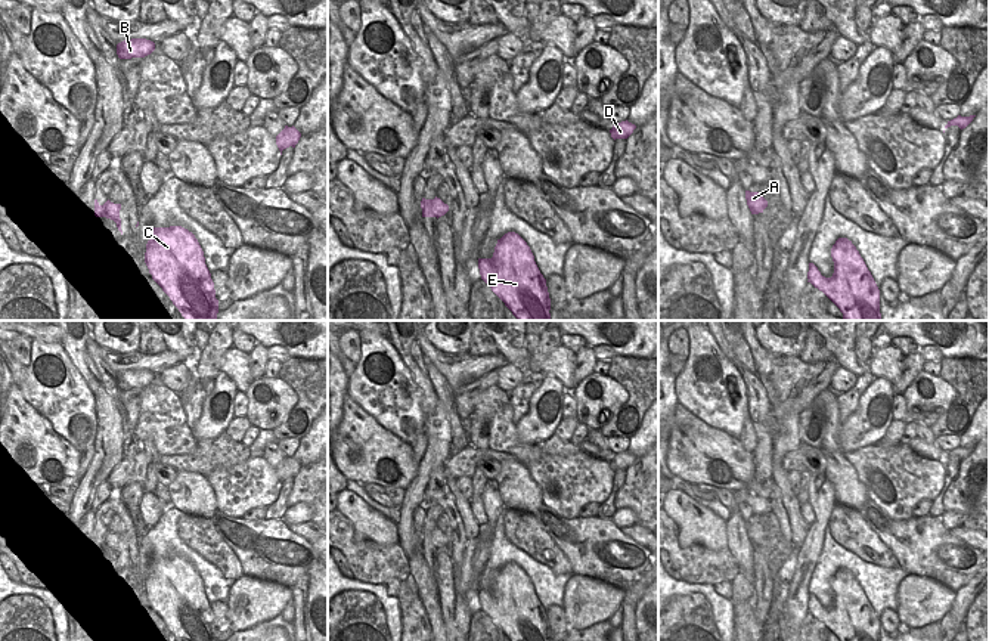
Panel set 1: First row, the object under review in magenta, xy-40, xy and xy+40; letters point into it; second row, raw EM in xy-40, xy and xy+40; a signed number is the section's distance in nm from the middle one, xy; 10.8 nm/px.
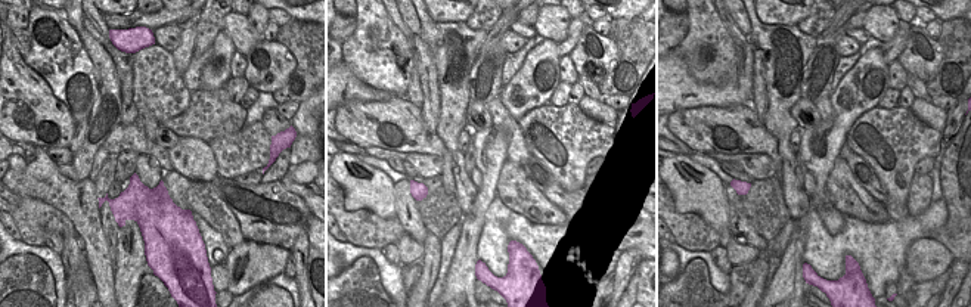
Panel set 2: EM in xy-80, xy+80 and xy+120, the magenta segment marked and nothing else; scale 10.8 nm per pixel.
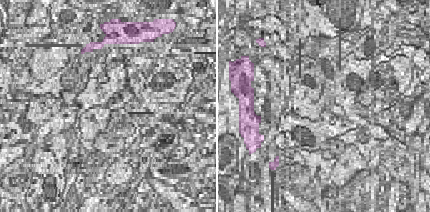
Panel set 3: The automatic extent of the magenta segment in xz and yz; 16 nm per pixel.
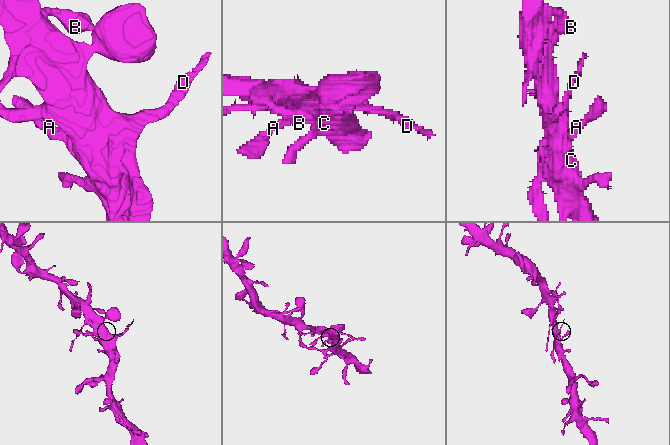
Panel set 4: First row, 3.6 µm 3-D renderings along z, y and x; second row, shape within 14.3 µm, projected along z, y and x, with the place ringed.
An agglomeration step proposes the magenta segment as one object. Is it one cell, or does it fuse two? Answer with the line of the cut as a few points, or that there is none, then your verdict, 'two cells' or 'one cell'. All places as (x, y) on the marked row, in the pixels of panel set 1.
no cut | one cell

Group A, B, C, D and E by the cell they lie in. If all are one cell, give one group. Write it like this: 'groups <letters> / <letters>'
groups A B C D E

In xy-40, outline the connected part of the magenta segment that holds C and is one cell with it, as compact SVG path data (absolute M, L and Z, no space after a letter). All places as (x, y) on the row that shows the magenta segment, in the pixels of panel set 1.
M182 226L154 227L145 263L185 320L217 320L214 282L192 232Z

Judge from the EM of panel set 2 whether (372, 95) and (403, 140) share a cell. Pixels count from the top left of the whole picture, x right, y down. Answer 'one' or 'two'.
two

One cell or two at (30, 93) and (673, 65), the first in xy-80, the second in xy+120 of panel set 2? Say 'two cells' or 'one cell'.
two cells

